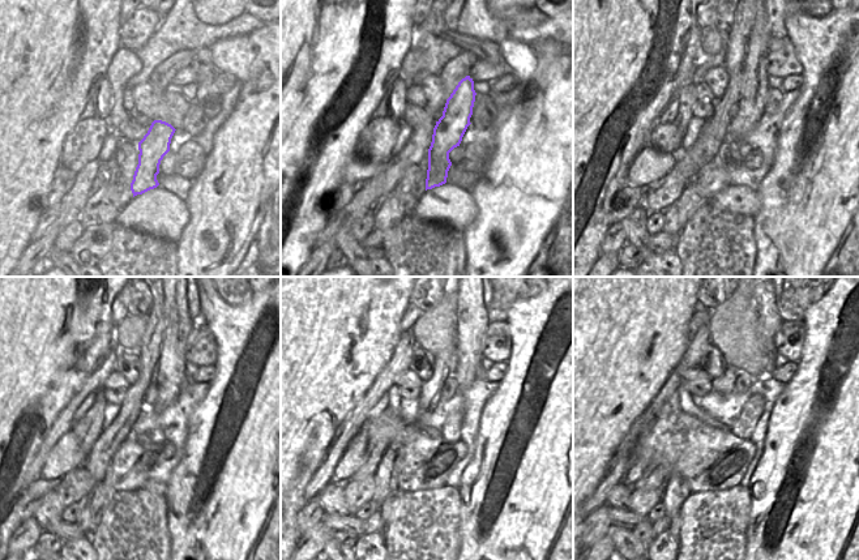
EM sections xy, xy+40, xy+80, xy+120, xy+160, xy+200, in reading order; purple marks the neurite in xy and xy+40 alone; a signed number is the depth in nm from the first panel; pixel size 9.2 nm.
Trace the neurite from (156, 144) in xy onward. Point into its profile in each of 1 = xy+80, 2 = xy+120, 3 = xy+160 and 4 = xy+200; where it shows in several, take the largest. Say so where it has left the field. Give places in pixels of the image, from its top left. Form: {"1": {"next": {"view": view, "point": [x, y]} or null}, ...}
{"1": {"next": {"view": "xy+80", "point": [753, 93]}}, "2": {"next": {"view": "xy+120", "point": [171, 379]}}, "3": {"next": {"view": "xy+160", "point": [471, 316]}}, "4": {"next": {"view": "xy+200", "point": [768, 315]}}}

